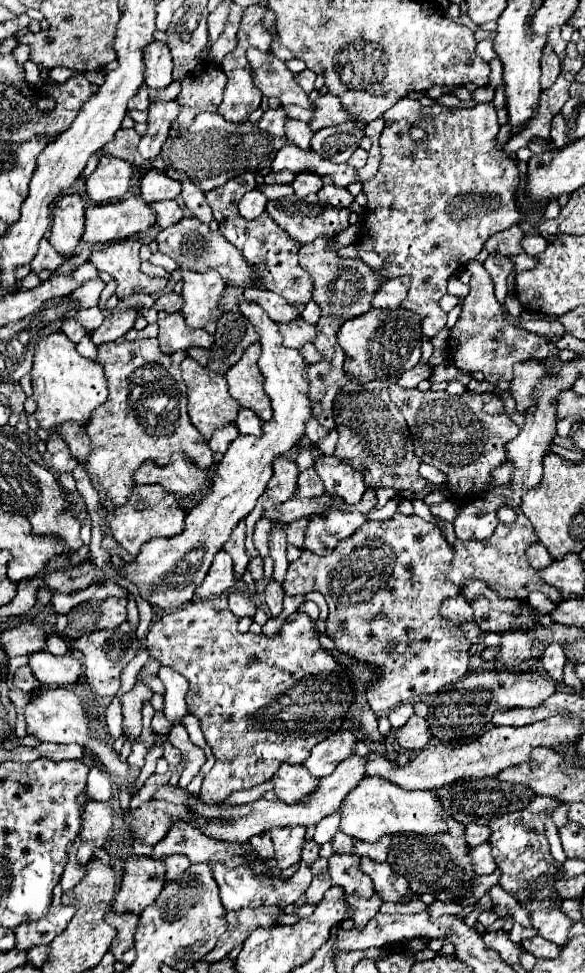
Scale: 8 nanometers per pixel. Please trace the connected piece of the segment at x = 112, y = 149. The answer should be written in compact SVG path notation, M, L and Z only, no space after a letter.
M132 128L132 130L126 130L126 136L116 136L116 140L108 142L102 150L98 150L98 154L112 154L112 156L116 156L116 158L122 158L122 160L132 162L134 166L164 170L166 164L164 164L162 156L158 156L156 160L144 160L144 158L136 152L136 150L138 150L138 142L140 142L140 136L138 136L138 132Z

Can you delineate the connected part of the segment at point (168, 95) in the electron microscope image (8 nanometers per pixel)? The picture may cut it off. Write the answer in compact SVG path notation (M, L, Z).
M181 81L172 82L168 88L164 90L149 89L150 102L152 100L172 100L178 96L181 90Z

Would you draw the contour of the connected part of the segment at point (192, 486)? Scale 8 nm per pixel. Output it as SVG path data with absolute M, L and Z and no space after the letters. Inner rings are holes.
M174 454L170 464L164 468L158 468L150 462L142 464L142 468L138 468L136 480L138 484L158 482L172 494L188 496L188 494L198 494L206 486L210 486L210 470L200 470L184 454Z

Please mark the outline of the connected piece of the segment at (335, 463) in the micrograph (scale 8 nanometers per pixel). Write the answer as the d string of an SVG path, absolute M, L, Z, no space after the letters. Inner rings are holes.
M324 456L314 464L314 470L324 482L326 494L342 498L346 504L358 504L366 486L360 472L354 472L350 464L336 460L334 456Z

